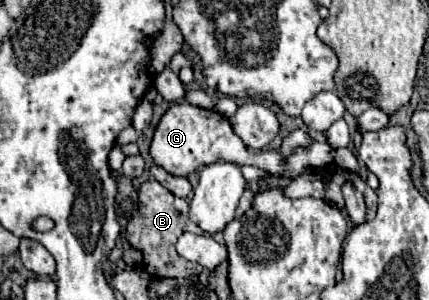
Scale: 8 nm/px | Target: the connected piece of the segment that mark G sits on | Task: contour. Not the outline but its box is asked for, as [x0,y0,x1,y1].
[150,102,334,178]

